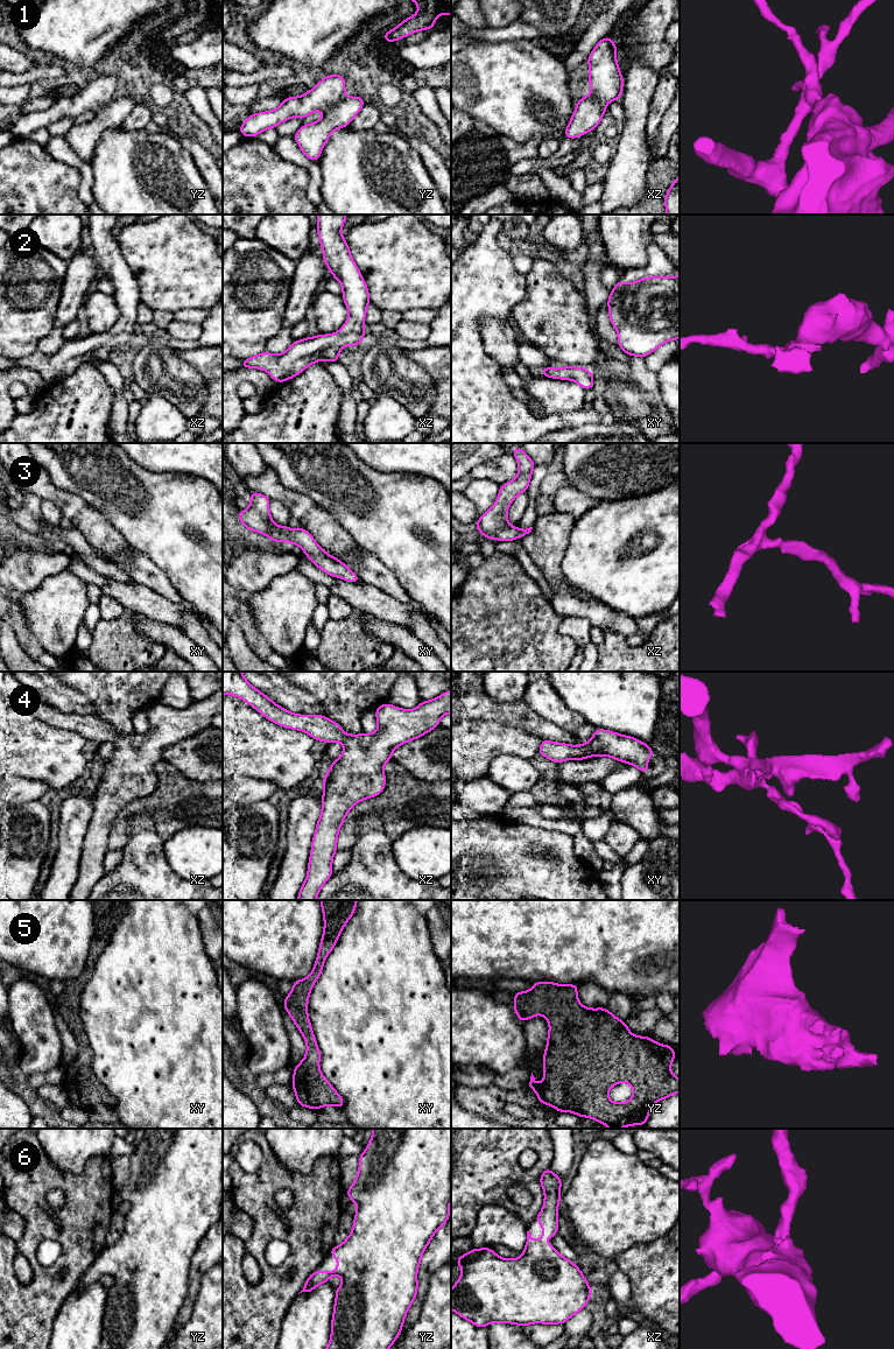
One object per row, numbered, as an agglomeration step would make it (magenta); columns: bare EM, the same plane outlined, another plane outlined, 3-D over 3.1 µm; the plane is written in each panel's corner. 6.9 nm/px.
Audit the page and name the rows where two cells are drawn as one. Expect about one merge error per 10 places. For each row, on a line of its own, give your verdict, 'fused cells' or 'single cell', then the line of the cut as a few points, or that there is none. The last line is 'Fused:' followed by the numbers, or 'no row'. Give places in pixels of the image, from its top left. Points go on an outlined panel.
1: fused cells; cut yz (344, 96), (324, 112)
2: single cell; cut none
3: single cell; cut none
4: single cell; cut none
5: single cell; cut none
6: single cell; cut none
Fused: 1

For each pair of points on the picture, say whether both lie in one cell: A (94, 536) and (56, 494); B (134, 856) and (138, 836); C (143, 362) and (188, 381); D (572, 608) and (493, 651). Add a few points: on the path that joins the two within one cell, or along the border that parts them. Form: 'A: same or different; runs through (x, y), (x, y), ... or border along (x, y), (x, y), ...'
A: same; runs through (89, 526), (67, 504)
B: same; runs through (138, 851), (138, 841)
C: same; runs through (154, 366), (177, 381)
D: different; border along (550, 605), (563, 616)

